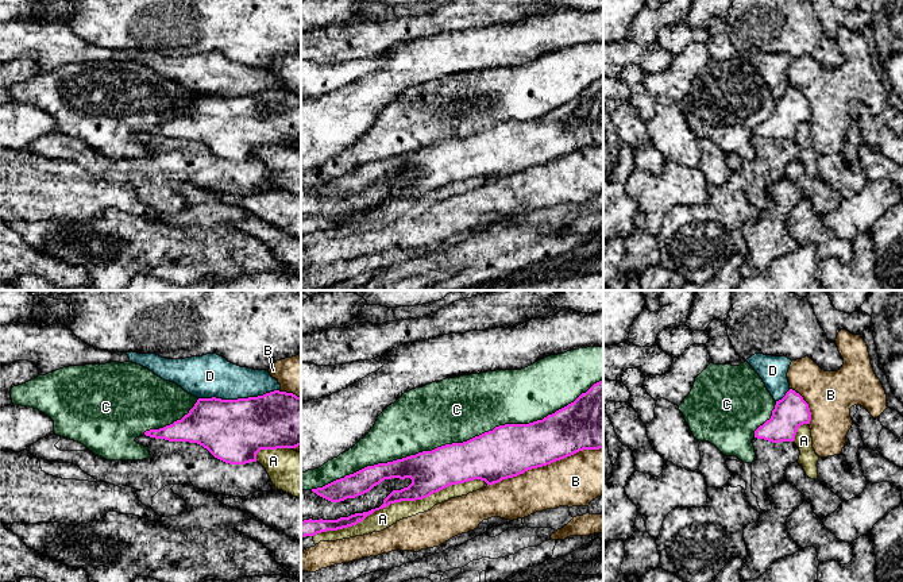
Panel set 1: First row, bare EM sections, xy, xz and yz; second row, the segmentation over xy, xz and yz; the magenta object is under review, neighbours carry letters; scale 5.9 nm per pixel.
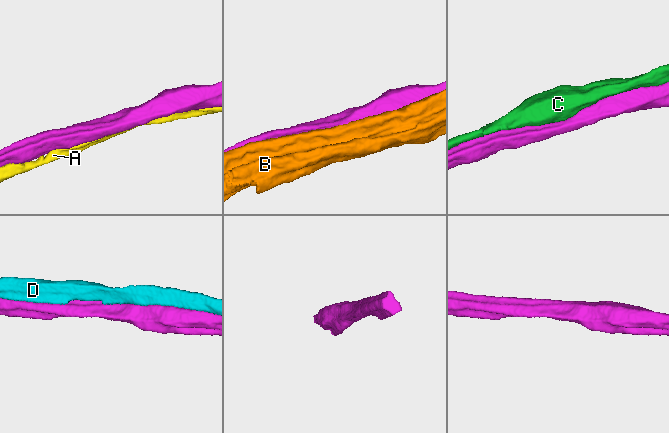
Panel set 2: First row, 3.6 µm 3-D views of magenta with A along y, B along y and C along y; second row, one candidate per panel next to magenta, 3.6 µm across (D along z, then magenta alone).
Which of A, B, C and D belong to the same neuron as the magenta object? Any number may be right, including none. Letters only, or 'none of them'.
none of them

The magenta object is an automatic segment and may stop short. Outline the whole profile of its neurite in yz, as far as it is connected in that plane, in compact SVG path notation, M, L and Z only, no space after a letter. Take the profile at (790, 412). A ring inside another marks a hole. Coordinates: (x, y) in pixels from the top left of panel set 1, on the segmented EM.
M795 390L776 401L772 416L755 431L755 438L772 443L794 442L798 428L810 424L811 412L809 404Z

